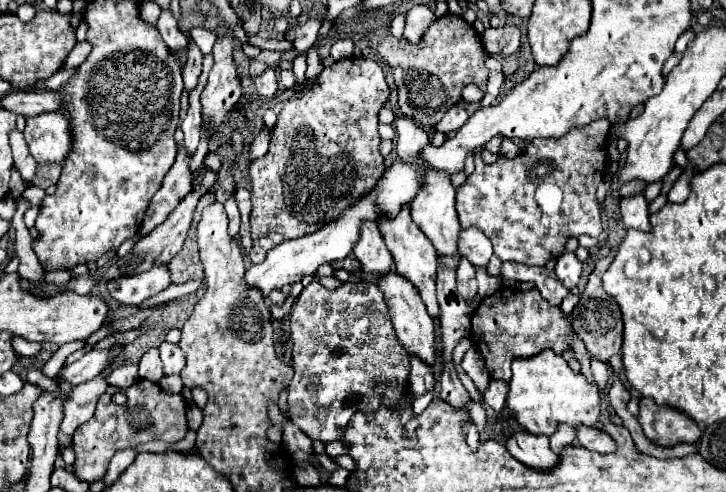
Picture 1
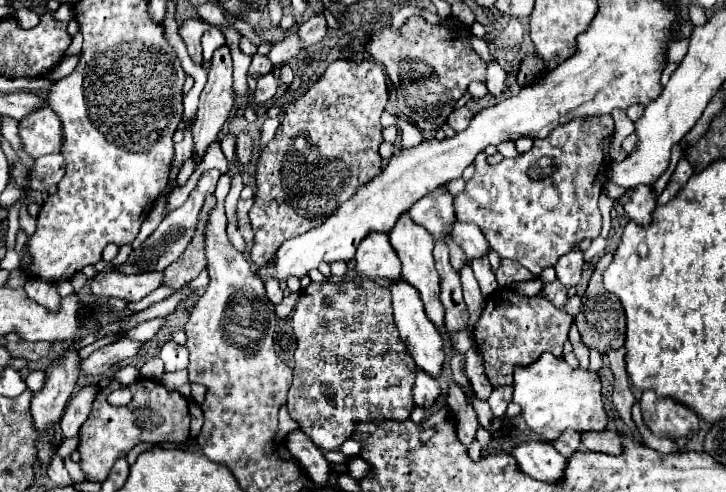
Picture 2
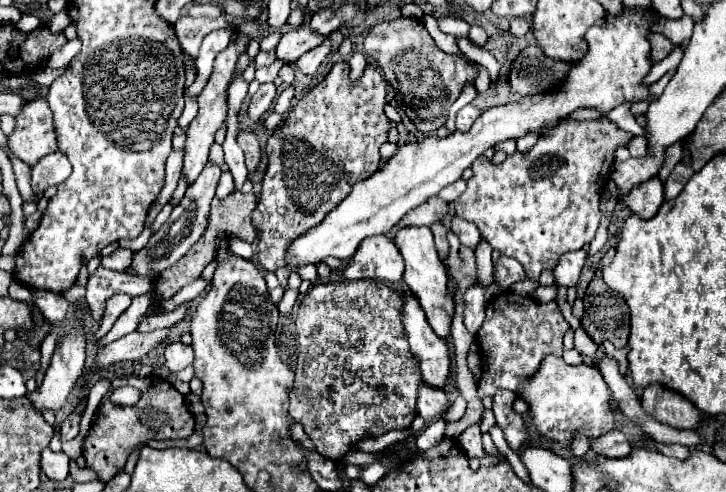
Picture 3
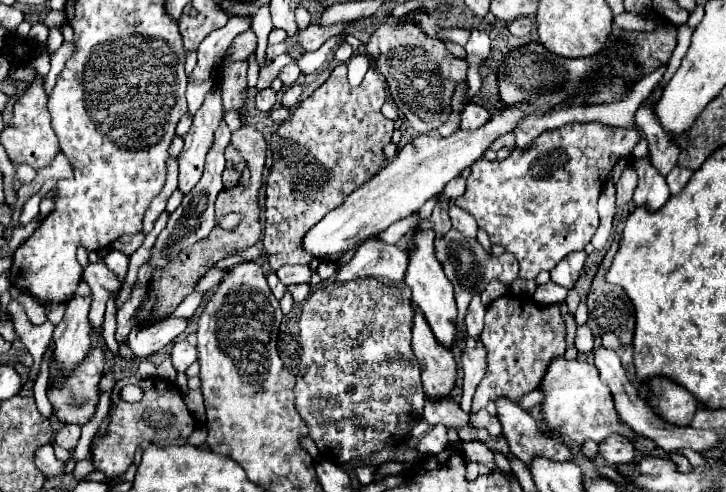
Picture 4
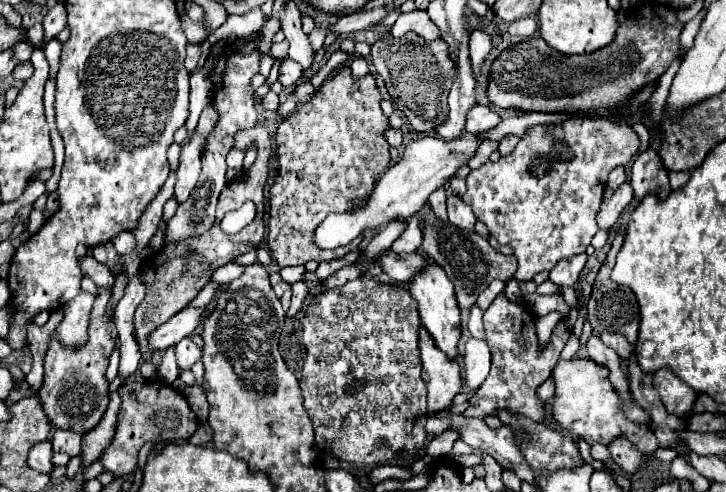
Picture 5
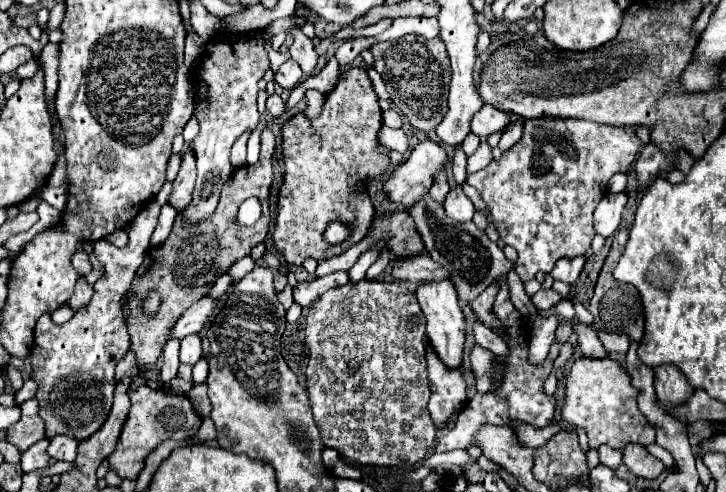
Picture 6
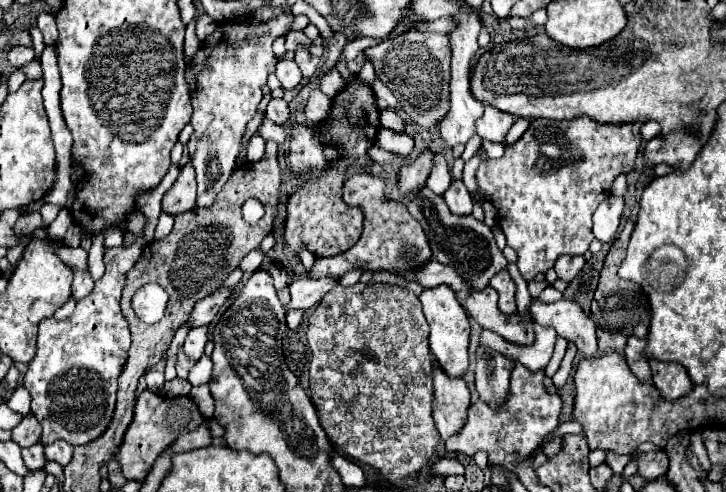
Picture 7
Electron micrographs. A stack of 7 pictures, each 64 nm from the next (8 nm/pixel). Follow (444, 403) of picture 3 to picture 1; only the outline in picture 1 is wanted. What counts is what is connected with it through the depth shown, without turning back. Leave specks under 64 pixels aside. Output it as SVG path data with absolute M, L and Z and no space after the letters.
M410 356L408 382L410 382L410 390L412 390L414 396L424 394L426 390L430 390L436 384L434 374L432 374L432 366L424 364L424 360L420 360L418 356Z

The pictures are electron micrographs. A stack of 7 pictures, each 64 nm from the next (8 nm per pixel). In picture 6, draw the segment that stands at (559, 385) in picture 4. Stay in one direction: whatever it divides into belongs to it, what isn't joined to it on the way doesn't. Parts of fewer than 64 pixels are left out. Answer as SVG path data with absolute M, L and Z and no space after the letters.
M578 358L564 376L564 404L560 410L566 426L584 430L588 434L590 448L608 444L622 450L628 442L648 446L654 444L654 430L636 406L636 388L630 384L630 376L614 360L592 360Z

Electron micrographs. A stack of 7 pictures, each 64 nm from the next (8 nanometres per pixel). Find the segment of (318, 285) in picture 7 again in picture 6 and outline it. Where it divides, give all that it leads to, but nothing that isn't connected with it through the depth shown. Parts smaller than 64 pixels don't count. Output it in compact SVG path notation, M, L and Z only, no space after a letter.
M332 272L328 276L322 276L322 278L316 278L312 282L300 282L296 288L294 288L294 300L300 304L300 306L308 306L312 304L316 298L320 298L326 290L330 288L338 288L342 284L350 282L350 276L348 272Z

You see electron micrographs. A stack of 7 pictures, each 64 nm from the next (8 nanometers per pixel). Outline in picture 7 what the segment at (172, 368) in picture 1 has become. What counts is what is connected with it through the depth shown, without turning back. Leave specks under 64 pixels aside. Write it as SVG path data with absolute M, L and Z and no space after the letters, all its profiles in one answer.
M202 326L202 328L194 328L194 330L190 330L188 332L188 336L186 336L186 342L184 342L184 346L182 346L182 350L184 350L184 354L192 360L192 362L196 362L196 360L200 360L200 356L202 356L202 352L204 352L204 346L206 346L206 326Z

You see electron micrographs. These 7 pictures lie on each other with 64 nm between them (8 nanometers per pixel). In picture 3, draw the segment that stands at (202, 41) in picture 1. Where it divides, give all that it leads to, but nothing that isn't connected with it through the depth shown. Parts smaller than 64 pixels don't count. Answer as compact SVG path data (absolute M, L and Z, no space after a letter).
M216 30L216 32L210 32L204 42L202 42L202 48L200 48L200 54L196 58L196 66L198 66L198 76L196 76L196 82L188 88L188 94L190 96L198 96L200 90L204 88L210 72L212 72L212 62L216 58L218 52L222 52L230 42L230 32L228 30Z

